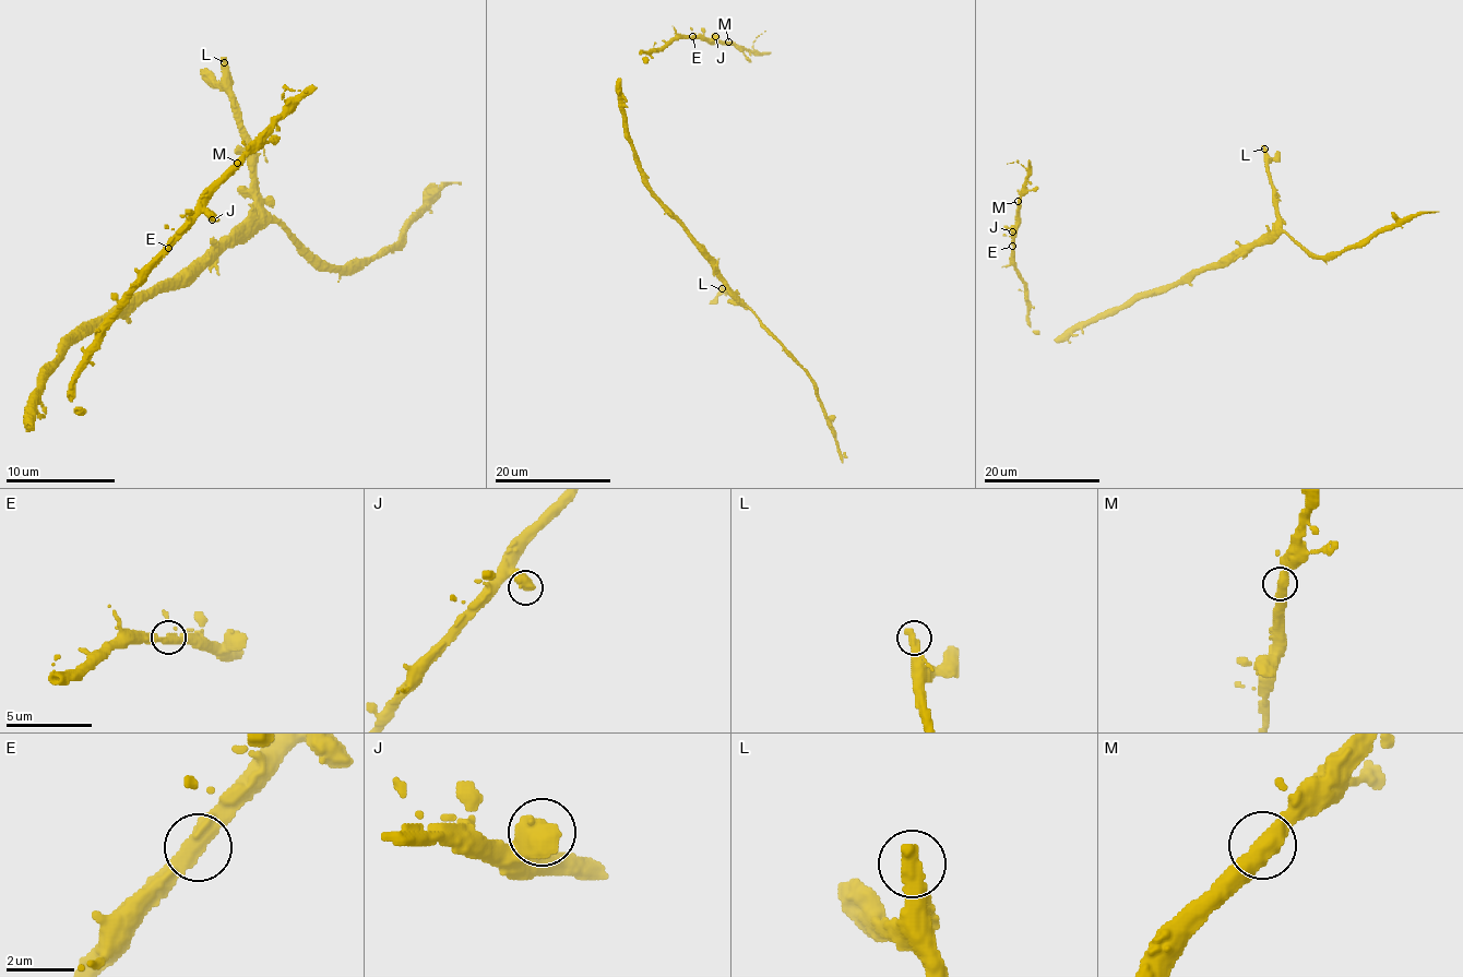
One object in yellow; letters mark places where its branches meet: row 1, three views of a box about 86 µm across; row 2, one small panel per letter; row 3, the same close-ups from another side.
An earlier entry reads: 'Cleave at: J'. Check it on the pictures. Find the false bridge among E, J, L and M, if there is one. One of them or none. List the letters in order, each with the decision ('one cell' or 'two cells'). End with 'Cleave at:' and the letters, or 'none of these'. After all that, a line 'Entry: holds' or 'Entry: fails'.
E: one cell
J: one cell
L: one cell
M: one cell
Cleave at: none of these
Entry: fails

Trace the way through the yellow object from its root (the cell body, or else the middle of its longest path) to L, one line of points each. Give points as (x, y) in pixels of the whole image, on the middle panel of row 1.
L: (645, 173), (647, 188), (656, 201), (684, 228), (737, 300), (722, 289)

